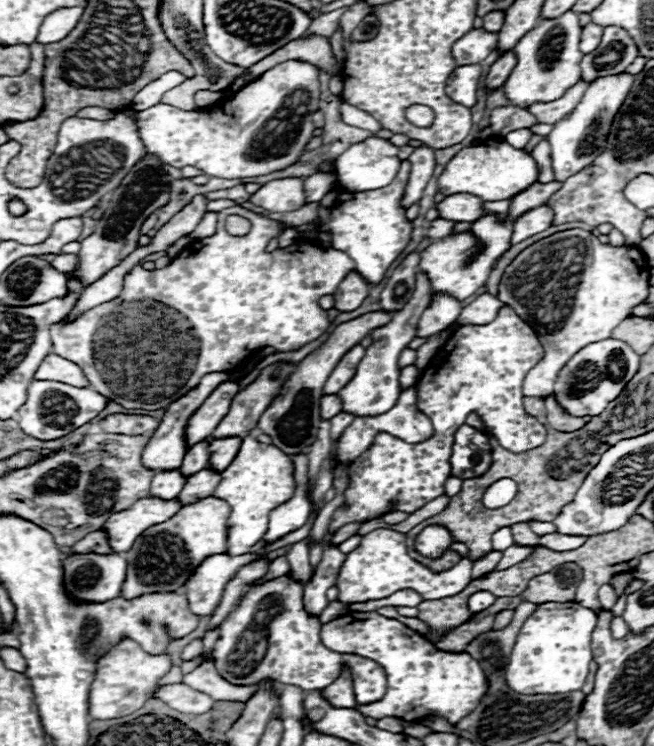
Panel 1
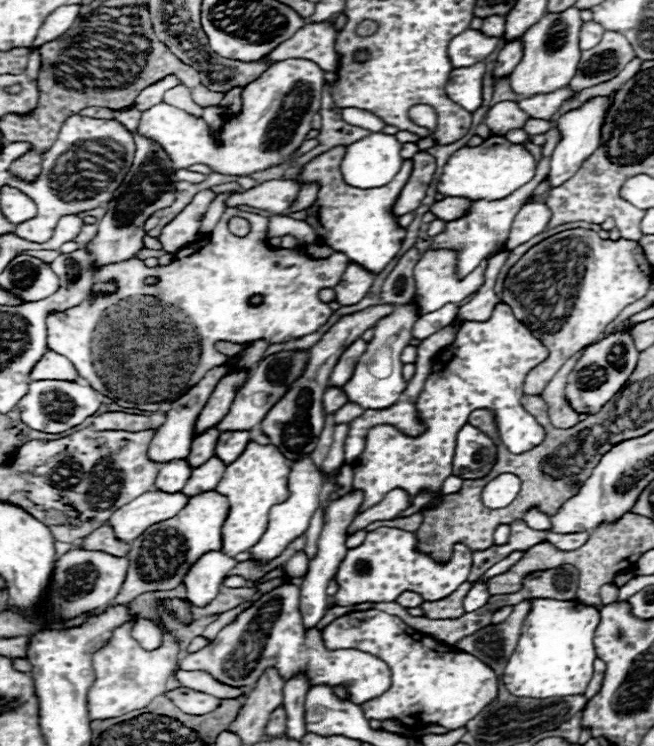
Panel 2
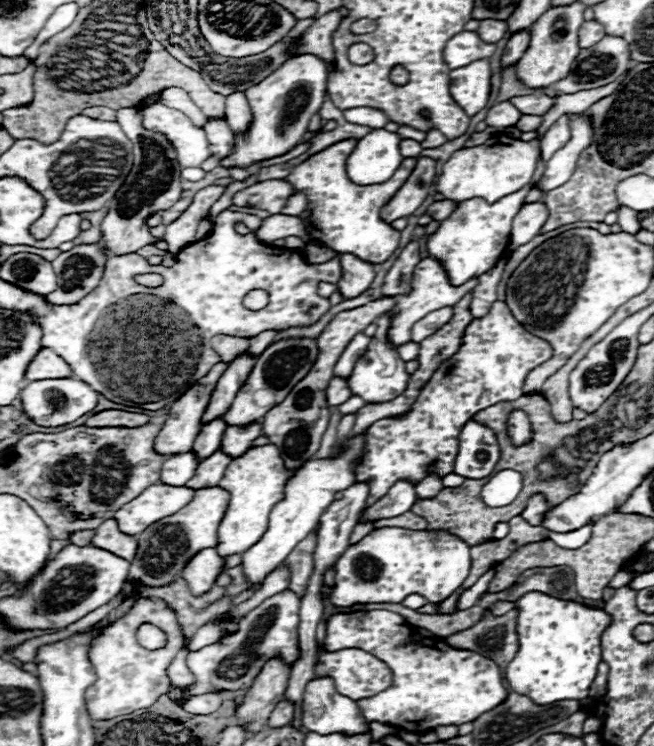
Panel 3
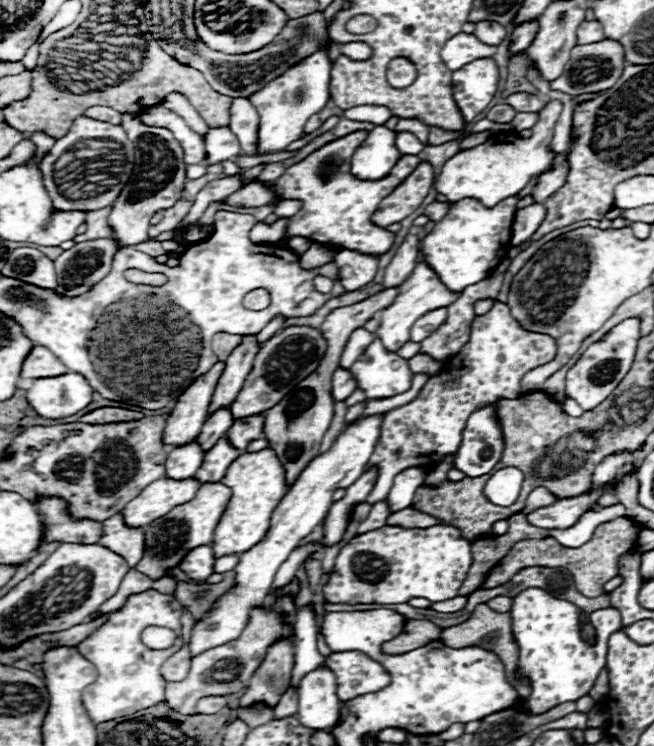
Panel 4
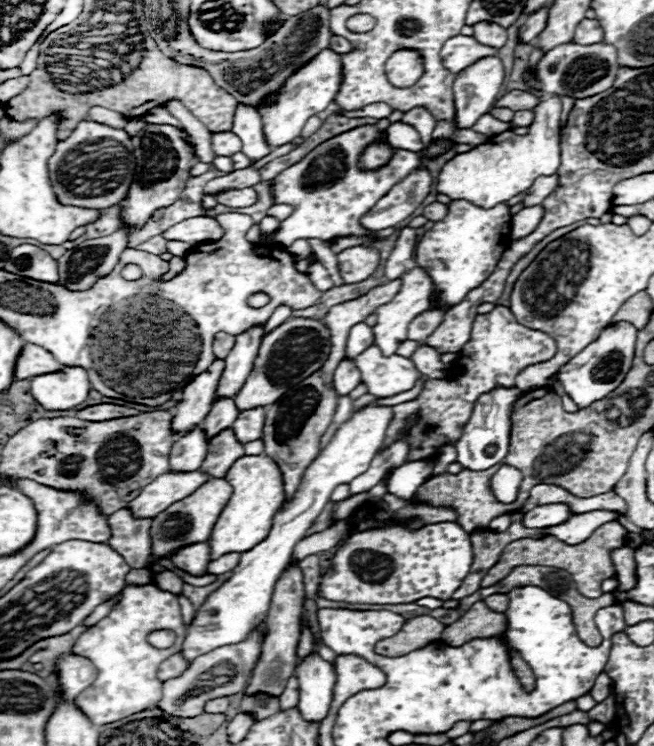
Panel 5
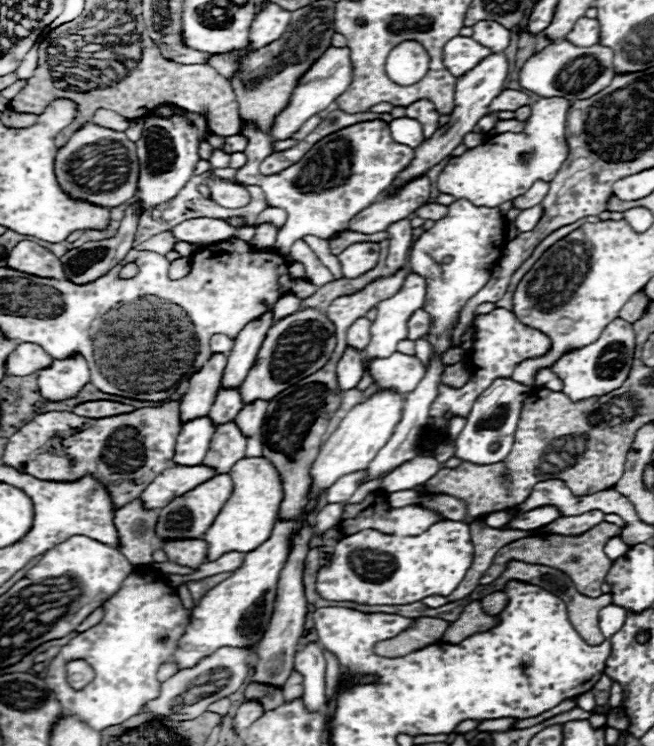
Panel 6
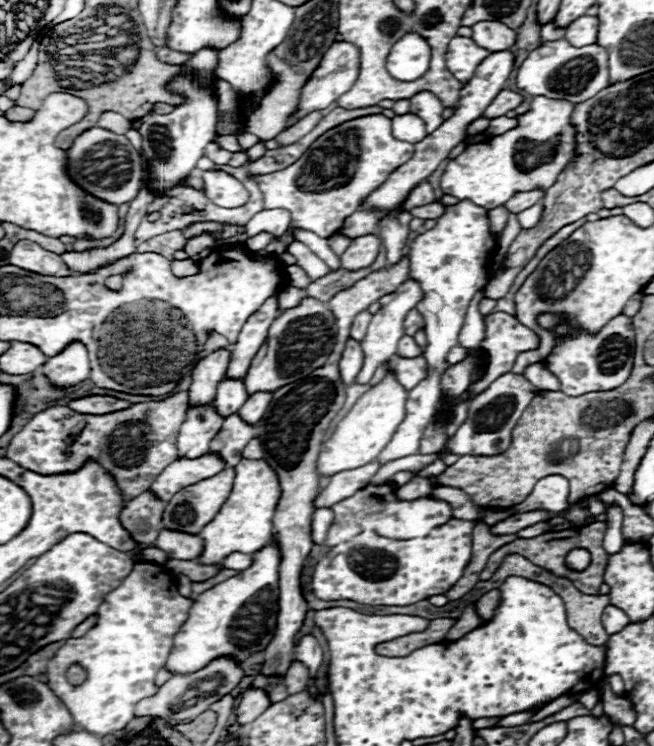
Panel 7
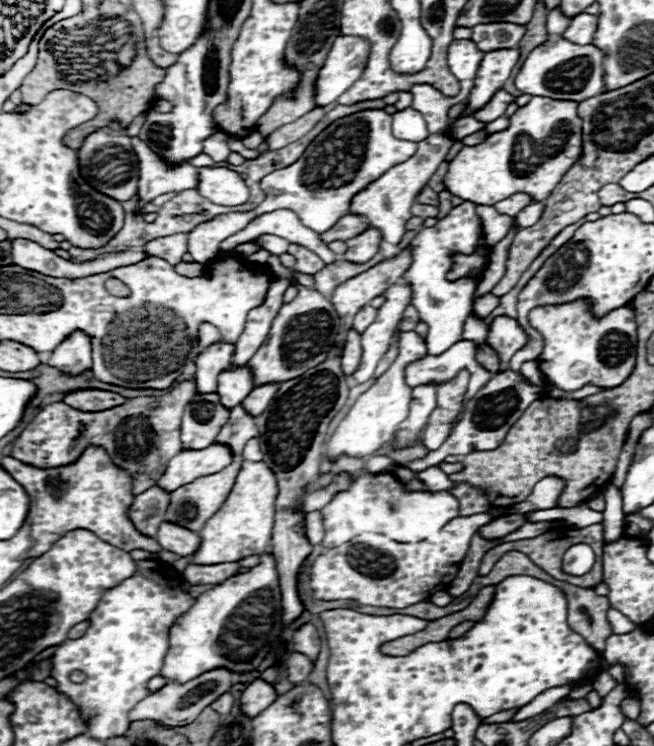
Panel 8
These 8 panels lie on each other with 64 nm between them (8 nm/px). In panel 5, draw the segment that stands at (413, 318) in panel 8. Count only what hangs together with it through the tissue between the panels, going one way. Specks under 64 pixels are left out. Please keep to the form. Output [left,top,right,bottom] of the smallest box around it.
[408,310,444,342]

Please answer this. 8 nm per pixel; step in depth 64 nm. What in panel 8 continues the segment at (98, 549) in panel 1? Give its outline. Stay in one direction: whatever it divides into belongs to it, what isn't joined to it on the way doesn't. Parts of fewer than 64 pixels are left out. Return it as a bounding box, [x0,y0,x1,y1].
[130,486,170,538]

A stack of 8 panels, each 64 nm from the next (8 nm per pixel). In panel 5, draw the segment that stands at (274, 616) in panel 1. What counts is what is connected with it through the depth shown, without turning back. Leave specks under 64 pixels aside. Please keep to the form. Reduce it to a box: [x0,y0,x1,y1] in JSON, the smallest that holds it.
[158,632,386,724]

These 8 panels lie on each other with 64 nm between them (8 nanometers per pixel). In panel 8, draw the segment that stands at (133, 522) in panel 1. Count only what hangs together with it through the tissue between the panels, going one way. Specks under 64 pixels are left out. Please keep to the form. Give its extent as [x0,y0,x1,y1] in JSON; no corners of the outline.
[158,444,232,492]

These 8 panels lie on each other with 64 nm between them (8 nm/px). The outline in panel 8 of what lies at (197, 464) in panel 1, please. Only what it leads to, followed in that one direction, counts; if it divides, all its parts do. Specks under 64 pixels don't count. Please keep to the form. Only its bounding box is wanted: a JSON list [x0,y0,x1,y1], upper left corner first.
[218,364,254,408]

